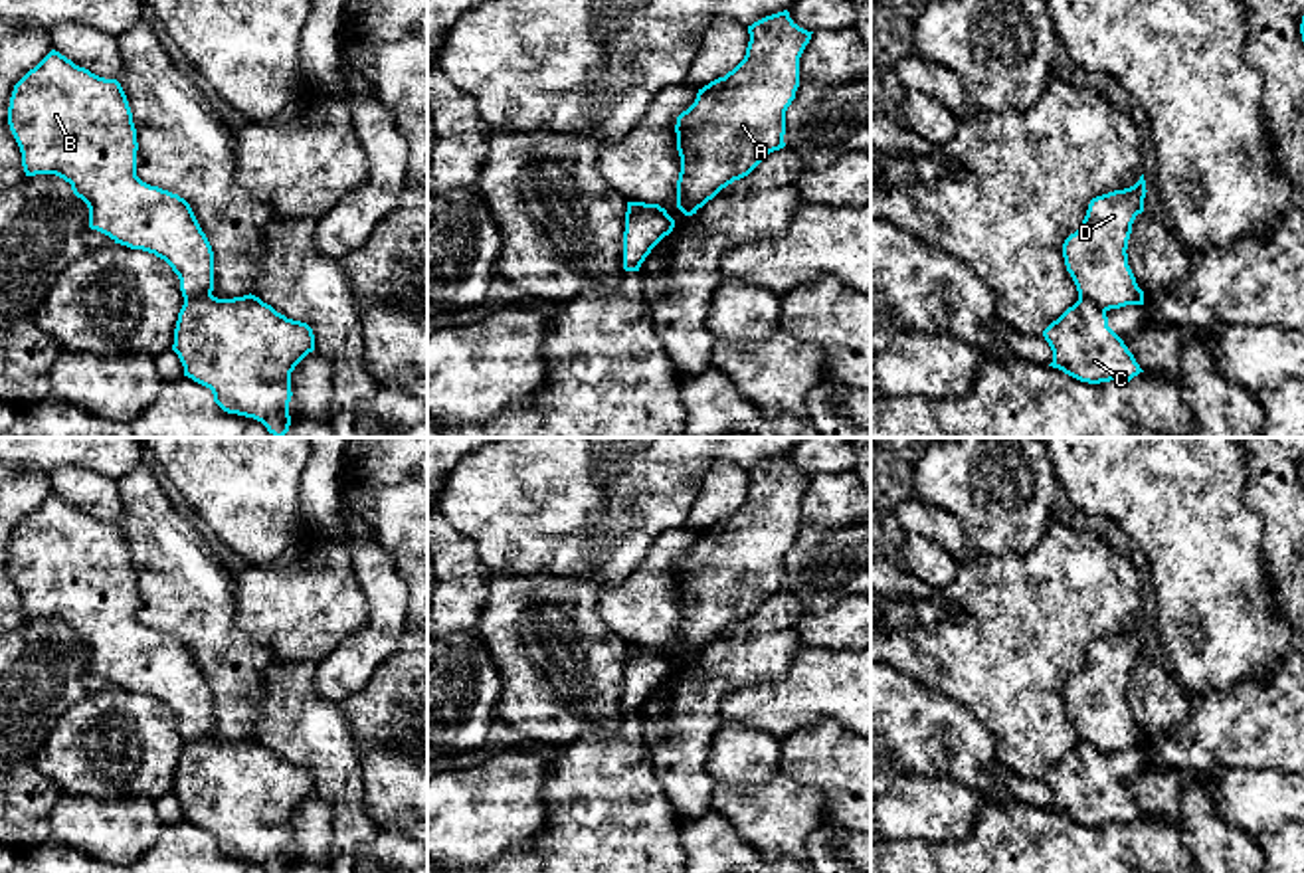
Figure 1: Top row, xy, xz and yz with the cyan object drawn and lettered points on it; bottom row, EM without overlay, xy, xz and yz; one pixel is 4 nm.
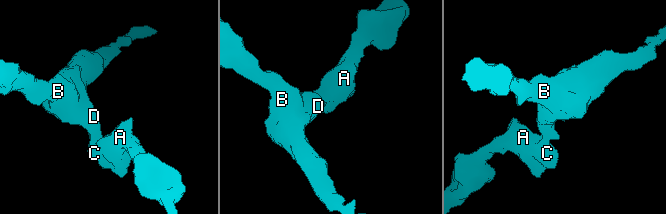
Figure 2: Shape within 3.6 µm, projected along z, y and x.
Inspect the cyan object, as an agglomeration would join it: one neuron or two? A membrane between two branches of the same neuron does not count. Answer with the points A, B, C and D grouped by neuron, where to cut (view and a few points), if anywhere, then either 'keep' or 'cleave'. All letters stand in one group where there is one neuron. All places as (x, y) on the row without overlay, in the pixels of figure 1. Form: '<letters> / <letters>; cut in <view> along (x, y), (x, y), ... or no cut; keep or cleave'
A C / B D; cut in xy along (210, 737), (185, 743); cleave

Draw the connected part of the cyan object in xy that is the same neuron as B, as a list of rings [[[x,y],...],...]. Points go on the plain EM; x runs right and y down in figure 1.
[[[51,493],[14,529],[8,568],[20,590],[26,620],[63,622],[87,647],[91,673],[164,703],[178,719],[184,742],[212,738],[214,695],[190,647],[137,620],[137,572],[117,523],[99,521]]]

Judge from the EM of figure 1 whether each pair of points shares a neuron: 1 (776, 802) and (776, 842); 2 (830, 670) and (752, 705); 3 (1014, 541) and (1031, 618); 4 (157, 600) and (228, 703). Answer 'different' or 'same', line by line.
1: same
2: same
3: different
4: same

